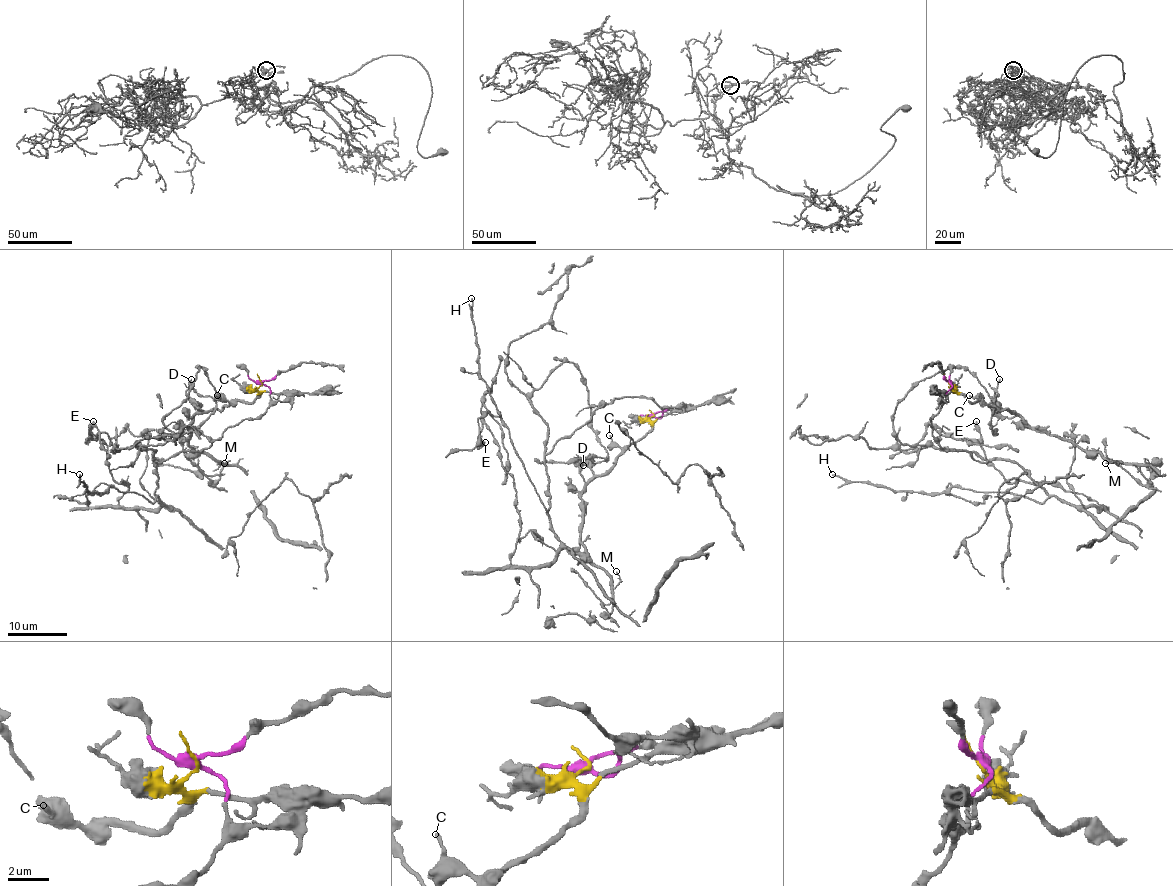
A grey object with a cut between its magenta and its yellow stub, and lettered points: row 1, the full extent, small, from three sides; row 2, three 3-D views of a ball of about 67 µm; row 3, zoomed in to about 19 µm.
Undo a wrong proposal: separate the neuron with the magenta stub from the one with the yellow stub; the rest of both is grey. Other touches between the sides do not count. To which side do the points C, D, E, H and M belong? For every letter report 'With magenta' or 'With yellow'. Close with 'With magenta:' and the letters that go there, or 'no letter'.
C: With yellow
D: With yellow
E: With magenta
H: With magenta
M: With yellow
With magenta: E, H

